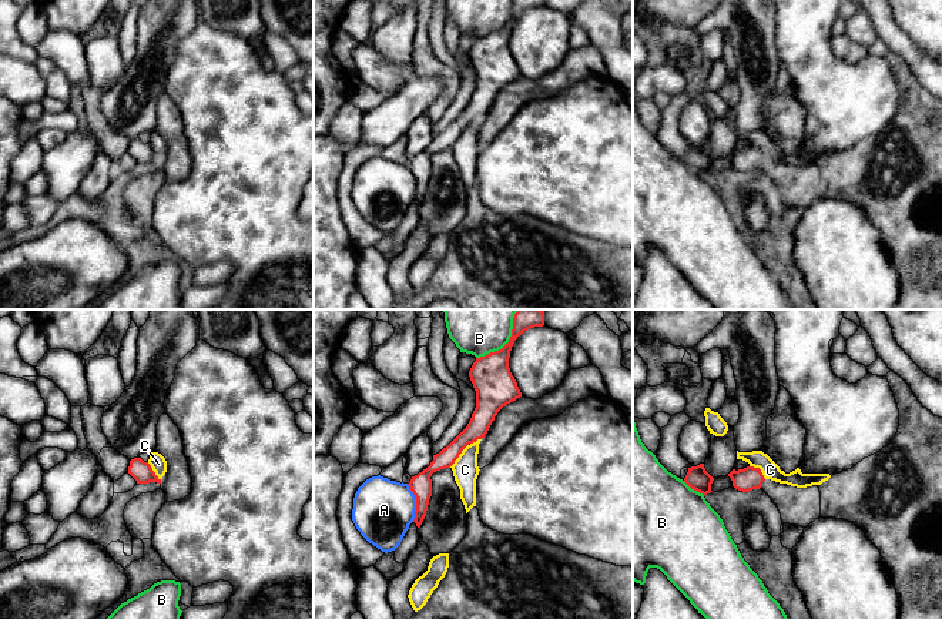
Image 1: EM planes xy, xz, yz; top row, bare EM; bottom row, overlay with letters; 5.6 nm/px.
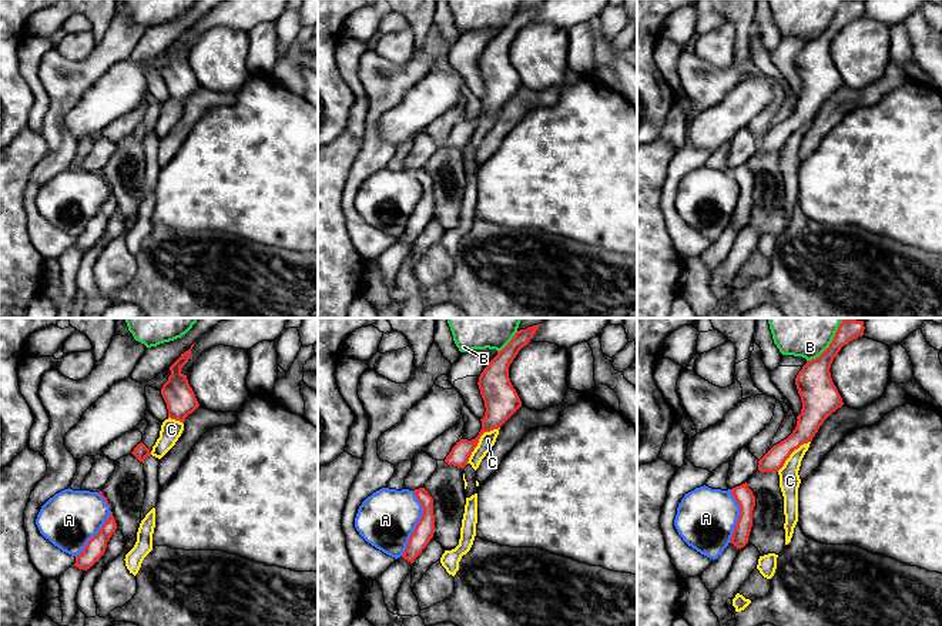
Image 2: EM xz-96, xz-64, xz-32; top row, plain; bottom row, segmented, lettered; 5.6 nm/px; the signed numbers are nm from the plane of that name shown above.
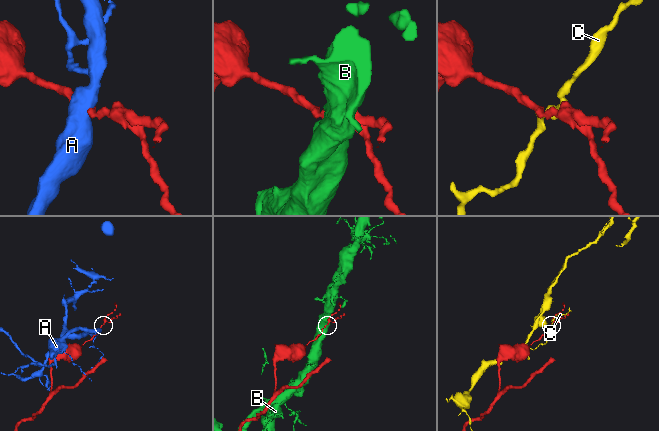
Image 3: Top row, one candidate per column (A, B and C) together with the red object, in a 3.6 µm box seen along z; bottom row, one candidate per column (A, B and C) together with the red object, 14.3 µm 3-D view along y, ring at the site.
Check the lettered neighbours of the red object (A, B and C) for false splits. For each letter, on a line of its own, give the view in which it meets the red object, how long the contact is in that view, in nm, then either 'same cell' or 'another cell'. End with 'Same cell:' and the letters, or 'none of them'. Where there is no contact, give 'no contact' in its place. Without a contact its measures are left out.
A: xz | 220 nm | another cell
B: xz | 300 nm | another cell
C: xz | 170 nm | same cell
Same cell: C

